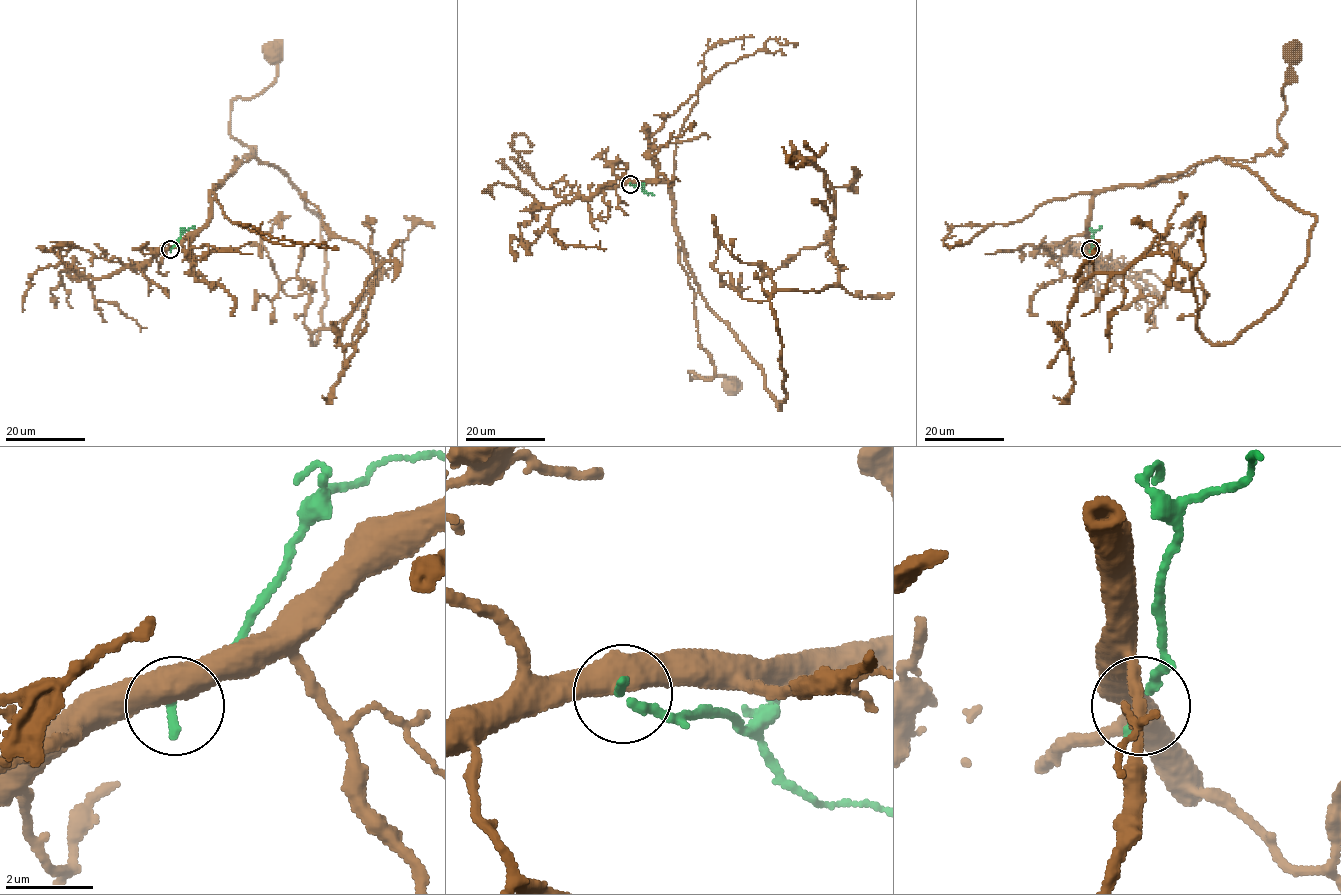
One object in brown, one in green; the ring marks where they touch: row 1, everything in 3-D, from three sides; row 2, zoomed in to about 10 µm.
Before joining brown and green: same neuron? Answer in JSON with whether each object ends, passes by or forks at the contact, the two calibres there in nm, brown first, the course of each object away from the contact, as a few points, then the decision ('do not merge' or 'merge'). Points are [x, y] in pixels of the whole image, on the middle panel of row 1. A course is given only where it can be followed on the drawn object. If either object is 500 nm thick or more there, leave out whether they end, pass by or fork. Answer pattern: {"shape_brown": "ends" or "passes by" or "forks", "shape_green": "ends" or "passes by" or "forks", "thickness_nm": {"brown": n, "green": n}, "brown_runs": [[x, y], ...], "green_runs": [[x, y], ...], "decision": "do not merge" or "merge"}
{"thickness_nm": {"brown": 500, "green": 260}, "brown_runs": [[629, 183], [669, 184], [699, 345], [714, 371], [702, 379], [689, 370], [689, 377], [728, 376], [732, 385]], "green_runs": [[629, 183], [654, 194]], "decision": "do not merge"}

